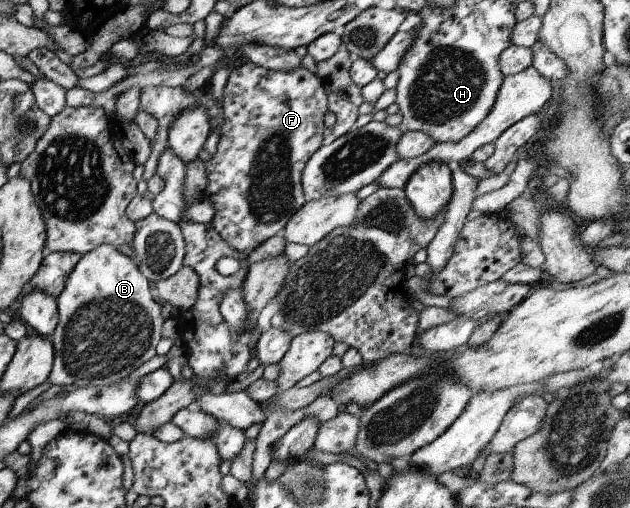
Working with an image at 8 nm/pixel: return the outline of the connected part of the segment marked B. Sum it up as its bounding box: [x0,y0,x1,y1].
[47,245,164,389]

